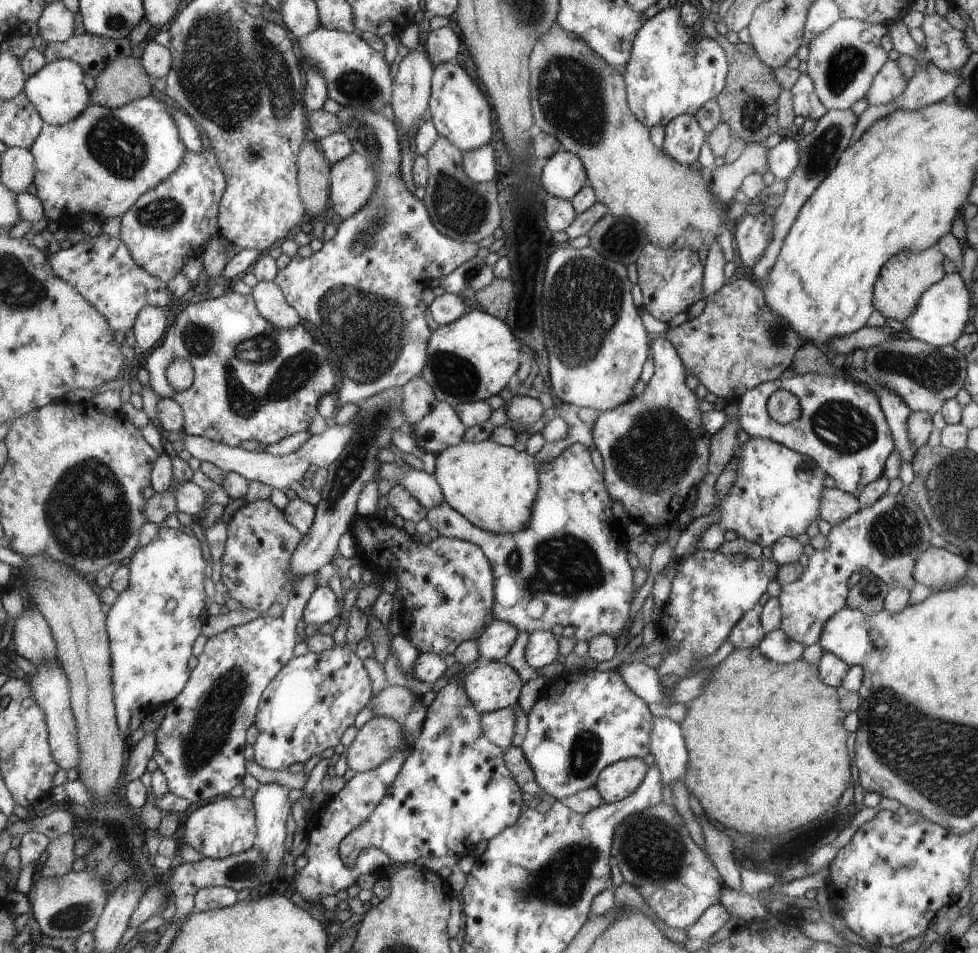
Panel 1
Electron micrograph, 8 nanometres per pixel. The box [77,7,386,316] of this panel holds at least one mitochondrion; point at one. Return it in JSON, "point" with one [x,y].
{"point":[227,72]}

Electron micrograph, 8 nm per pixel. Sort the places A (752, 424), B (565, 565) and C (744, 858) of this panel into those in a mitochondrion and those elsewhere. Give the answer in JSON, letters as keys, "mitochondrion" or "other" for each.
{"A":"other","B":"mitochondrion","C":"other"}

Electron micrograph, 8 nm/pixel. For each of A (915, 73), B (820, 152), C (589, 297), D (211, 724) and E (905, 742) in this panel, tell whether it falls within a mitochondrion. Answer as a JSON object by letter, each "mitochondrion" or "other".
{"A":"other","B":"mitochondrion","C":"mitochondrion","D":"mitochondrion","E":"mitochondrion"}

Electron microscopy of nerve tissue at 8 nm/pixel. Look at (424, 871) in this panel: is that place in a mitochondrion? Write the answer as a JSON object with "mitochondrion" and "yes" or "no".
{"mitochondrion":"no"}

